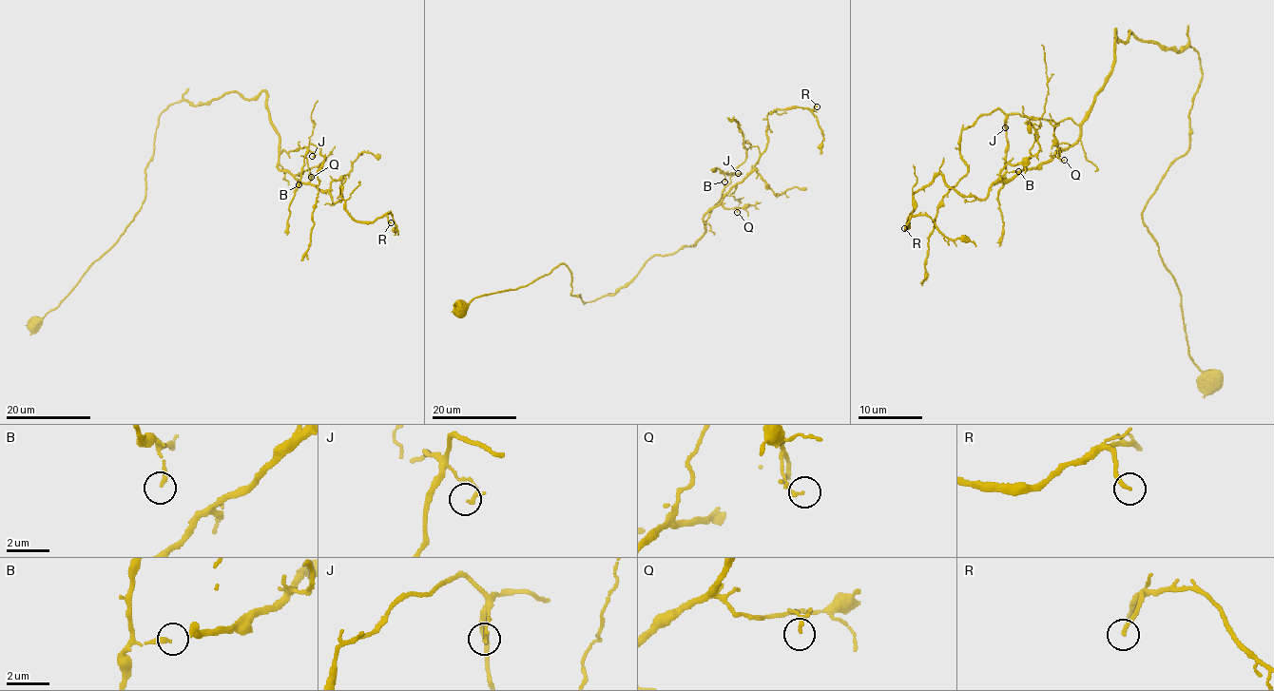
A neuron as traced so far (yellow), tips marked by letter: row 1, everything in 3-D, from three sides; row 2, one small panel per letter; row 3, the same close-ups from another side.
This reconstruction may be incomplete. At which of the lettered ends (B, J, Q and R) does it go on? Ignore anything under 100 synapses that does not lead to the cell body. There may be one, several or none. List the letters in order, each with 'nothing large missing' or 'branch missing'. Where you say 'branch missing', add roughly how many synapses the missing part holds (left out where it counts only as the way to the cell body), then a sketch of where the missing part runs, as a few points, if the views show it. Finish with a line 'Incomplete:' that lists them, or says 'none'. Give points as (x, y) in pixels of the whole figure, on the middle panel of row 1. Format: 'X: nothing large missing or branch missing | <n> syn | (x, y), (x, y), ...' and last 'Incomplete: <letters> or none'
B: nothing large missing
J: nothing large missing
Q: nothing large missing
R: nothing large missing
Incomplete: none

